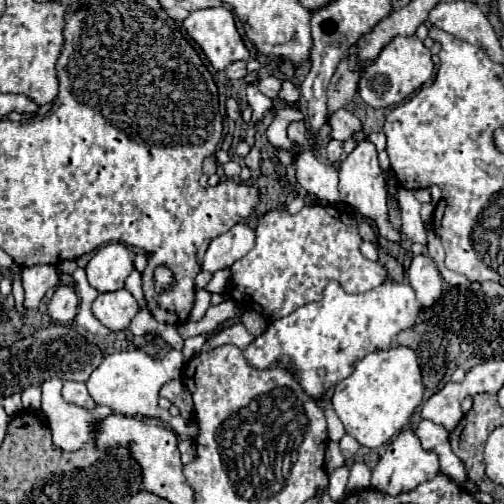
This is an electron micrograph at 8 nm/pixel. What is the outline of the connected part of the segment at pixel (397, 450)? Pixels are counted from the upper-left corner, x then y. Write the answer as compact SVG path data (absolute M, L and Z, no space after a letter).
M405 428L397 434L397 438L389 444L387 452L381 456L377 466L373 468L371 476L371 488L379 488L391 496L397 496L399 492L417 488L419 484L431 480L439 474L439 458L433 450L425 450L419 442L419 436L413 432L413 428Z

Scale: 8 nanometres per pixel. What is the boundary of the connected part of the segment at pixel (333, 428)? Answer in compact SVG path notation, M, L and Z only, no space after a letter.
M323 394L317 402L319 402L319 406L323 408L325 418L327 418L327 424L329 424L329 438L335 440L335 442L339 442L339 440L343 438L343 434L345 434L345 428L343 428L341 420L337 418L337 414L335 414L335 410L333 410L333 406L331 406L331 400L325 400L325 394Z

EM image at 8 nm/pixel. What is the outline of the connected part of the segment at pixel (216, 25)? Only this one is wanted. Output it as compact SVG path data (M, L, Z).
M225 6L195 10L183 22L191 38L203 48L215 70L225 70L235 60L249 60L249 50L241 40L233 12Z

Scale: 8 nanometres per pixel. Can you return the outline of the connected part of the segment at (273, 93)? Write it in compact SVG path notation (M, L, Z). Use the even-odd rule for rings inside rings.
M265 76L265 78L259 80L257 88L259 88L265 96L269 96L269 98L275 100L275 98L277 98L277 92L281 90L281 80L275 78L275 76Z

